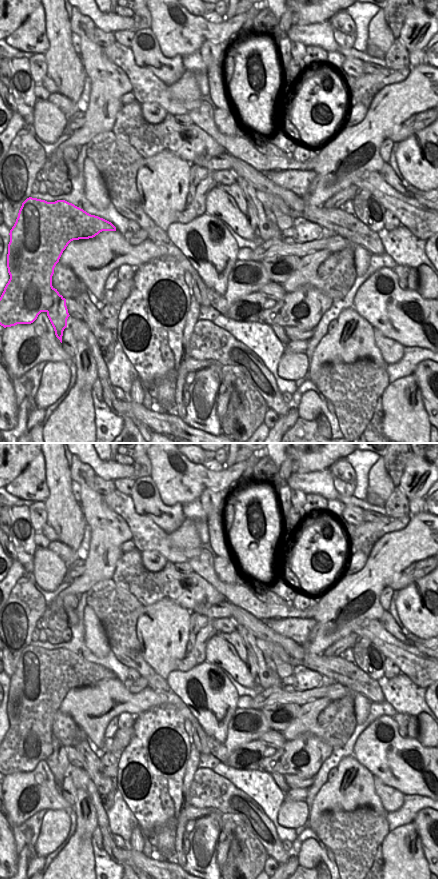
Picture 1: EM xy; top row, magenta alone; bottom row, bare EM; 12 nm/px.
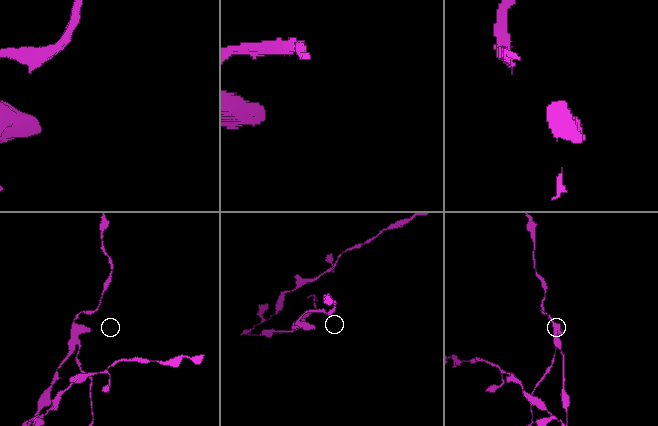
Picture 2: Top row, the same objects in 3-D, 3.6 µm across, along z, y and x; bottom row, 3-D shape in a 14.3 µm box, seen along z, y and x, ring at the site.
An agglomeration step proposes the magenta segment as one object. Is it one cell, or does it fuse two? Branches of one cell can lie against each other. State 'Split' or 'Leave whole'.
Split

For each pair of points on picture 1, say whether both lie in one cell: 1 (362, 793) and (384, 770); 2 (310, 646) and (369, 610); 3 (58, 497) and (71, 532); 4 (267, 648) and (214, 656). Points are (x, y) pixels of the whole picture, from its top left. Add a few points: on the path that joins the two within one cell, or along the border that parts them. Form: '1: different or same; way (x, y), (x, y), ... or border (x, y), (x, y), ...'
1: different; border (356, 760), (373, 776)
2: same; way (325, 633), (343, 617), (354, 616)
3: same; way (61, 506), (69, 523)
4: different; border (256, 639), (256, 645), (264, 655)

